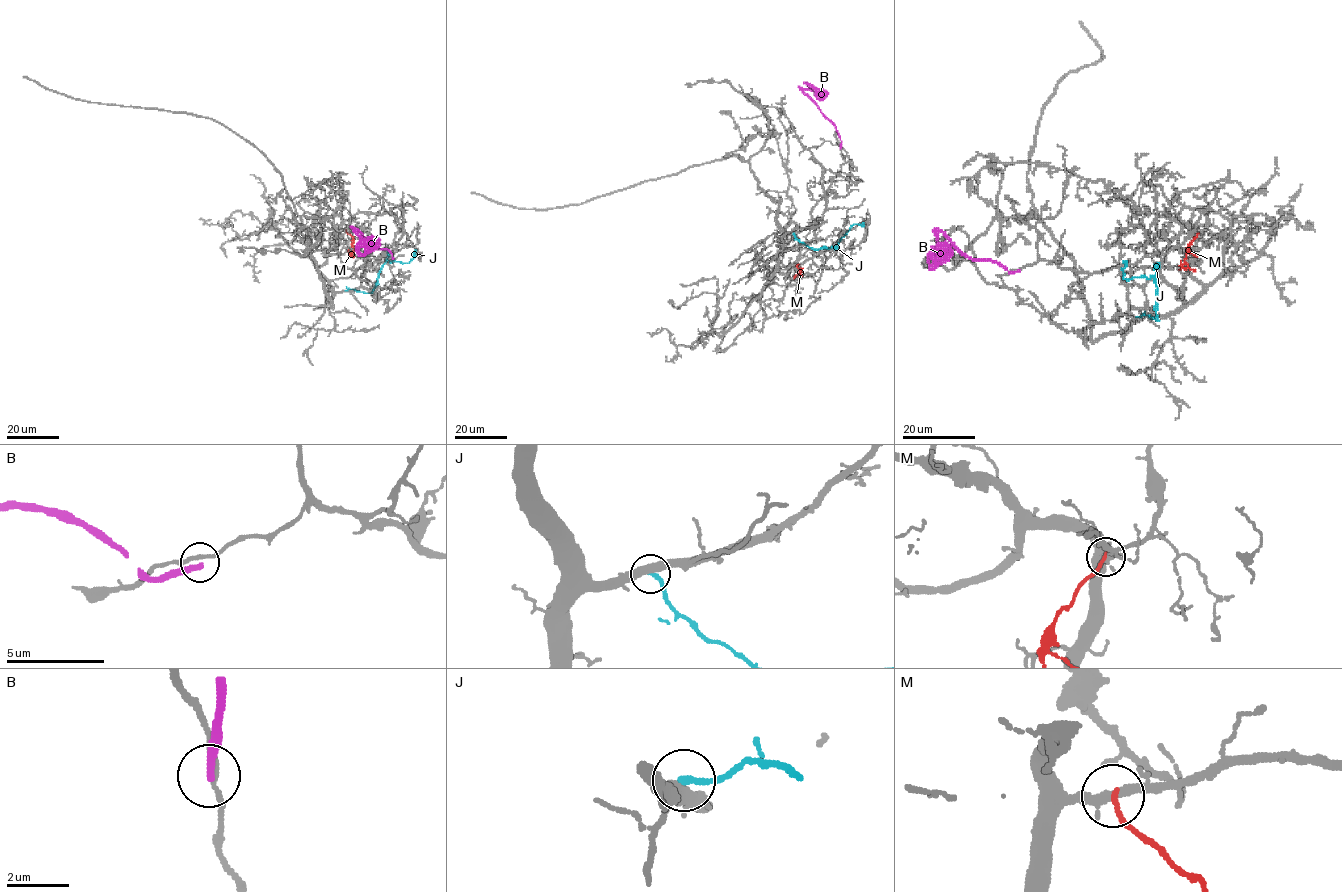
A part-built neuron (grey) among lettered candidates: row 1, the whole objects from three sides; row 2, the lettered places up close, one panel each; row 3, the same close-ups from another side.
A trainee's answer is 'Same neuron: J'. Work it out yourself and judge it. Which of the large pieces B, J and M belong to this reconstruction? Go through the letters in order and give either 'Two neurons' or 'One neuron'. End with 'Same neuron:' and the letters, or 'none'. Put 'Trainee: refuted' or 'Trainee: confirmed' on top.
Trainee: refuted
B: Two neurons
J: Two neurons
M: Two neurons
Same neuron: none

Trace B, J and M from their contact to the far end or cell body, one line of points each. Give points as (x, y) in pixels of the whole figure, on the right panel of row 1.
B: (1019, 270), (1010, 273), (997, 263), (973, 260), (941, 232), (937, 234), (932, 252), (931, 270)
J: (1136, 316), (1147, 314), (1157, 321), (1155, 278), (1141, 275), (1122, 279), (1124, 262), (1126, 264)
M: (1198, 234), (1189, 245), (1184, 262), (1187, 267), (1185, 269), (1180, 262)

